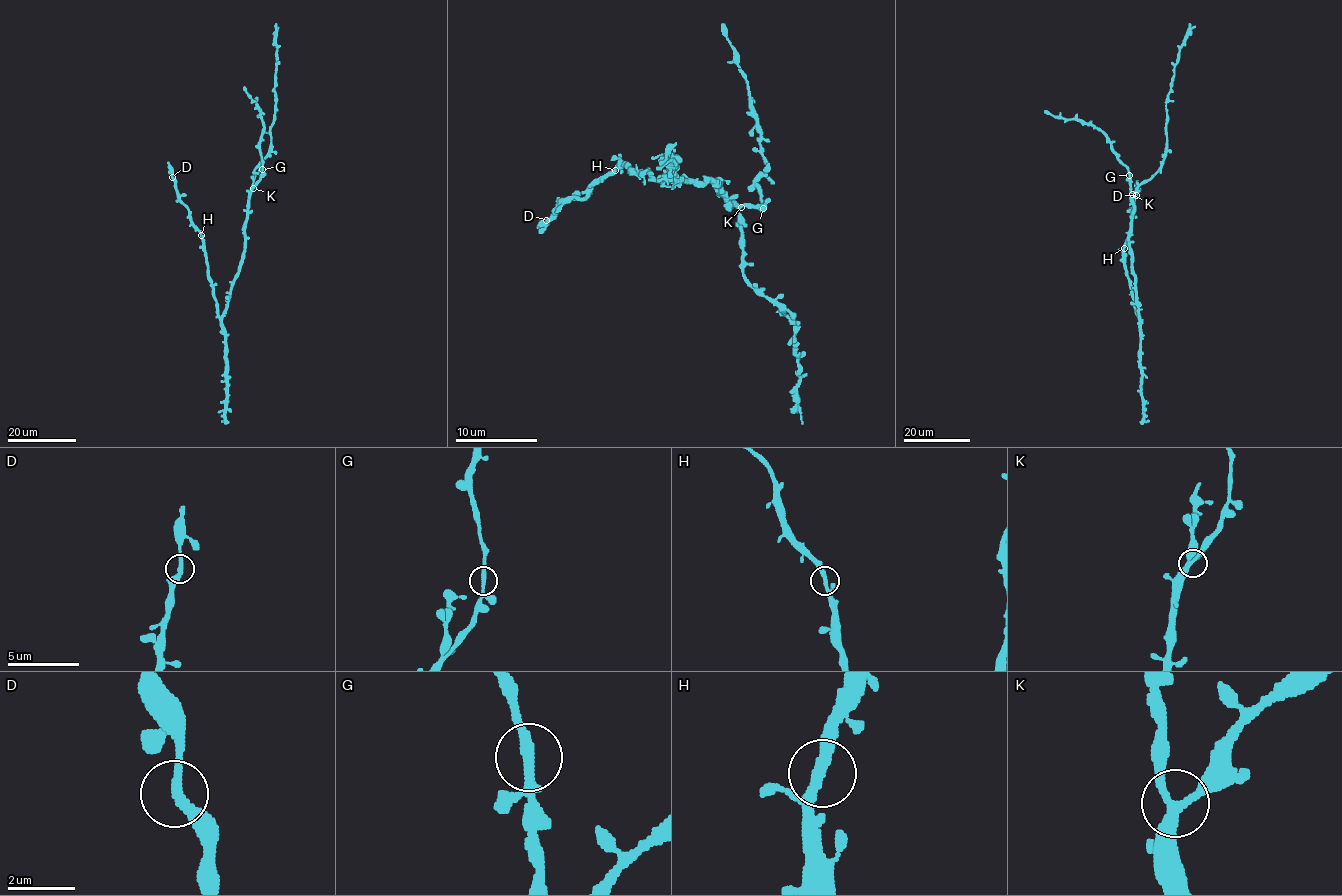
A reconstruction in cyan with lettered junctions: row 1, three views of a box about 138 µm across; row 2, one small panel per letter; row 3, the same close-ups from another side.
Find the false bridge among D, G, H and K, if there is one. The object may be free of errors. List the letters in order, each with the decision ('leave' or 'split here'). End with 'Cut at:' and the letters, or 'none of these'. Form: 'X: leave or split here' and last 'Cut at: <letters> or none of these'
D: leave
G: leave
H: leave
K: leave
Cut at: none of these

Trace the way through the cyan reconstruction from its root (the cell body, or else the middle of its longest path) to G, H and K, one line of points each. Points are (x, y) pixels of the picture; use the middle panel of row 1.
G: (719, 184), (731, 208), (735, 205), (762, 208)
H: (719, 184), (713, 178), (704, 183), (668, 177), (656, 180), (623, 165), (615, 170)
K: (719, 184), (731, 208), (741, 207)

